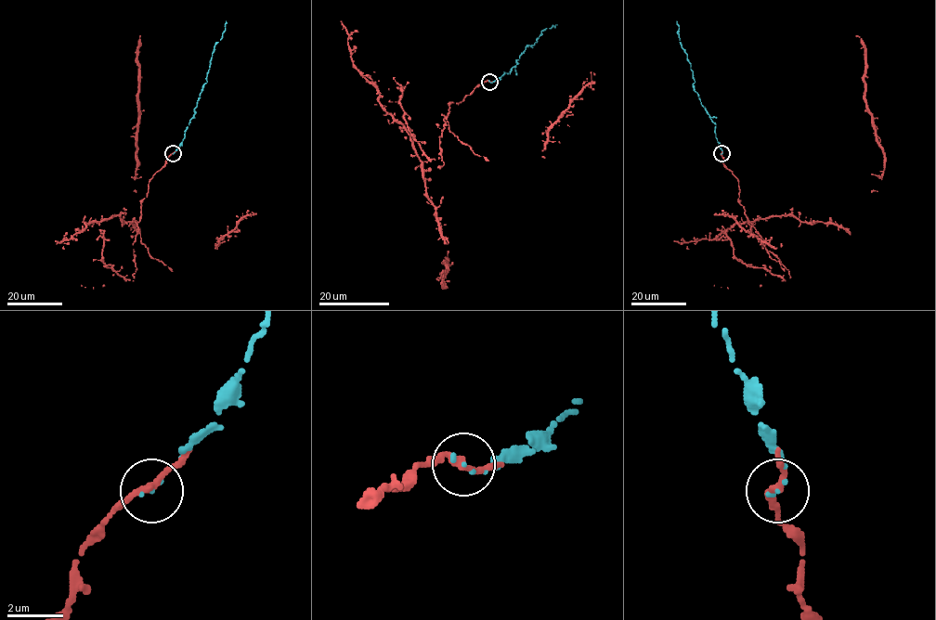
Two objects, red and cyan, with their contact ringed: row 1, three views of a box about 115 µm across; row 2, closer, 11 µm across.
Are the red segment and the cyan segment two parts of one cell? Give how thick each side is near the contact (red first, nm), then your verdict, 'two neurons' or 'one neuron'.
240 nm thick on the red side, 130 nm on the other; one neuron

